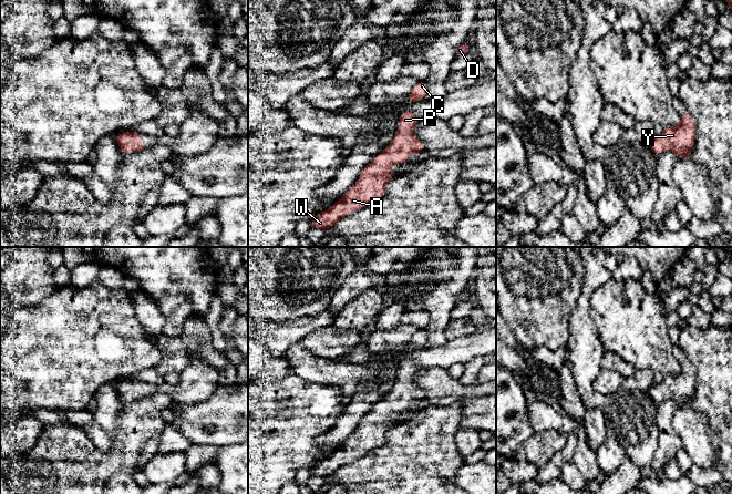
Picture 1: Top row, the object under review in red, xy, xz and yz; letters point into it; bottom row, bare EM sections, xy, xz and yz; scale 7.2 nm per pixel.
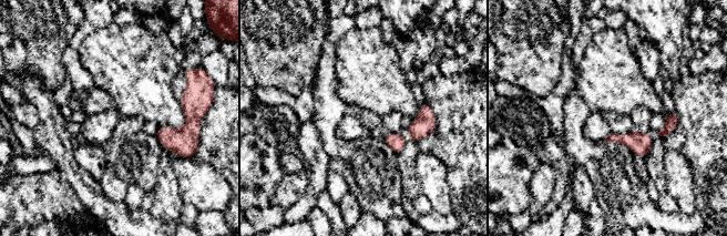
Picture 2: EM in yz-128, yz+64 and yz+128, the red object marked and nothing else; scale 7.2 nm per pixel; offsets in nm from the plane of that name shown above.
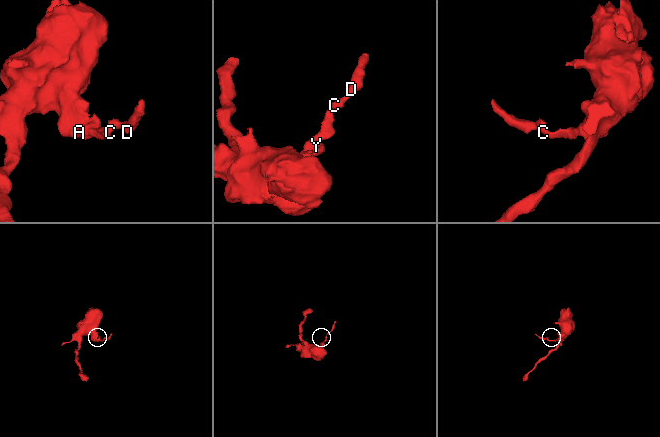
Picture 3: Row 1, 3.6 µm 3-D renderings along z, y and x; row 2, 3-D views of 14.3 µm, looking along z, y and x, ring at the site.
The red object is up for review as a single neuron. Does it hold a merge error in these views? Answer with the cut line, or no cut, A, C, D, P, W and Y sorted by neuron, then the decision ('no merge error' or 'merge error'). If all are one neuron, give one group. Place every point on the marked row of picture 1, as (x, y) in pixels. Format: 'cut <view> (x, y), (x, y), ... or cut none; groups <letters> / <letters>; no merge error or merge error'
cut none; groups A C D P W Y; no merge error

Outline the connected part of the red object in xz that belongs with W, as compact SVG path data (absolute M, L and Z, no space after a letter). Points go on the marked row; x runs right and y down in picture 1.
M404 111L400 115L393 142L362 168L357 184L331 208L310 219L311 228L328 230L344 216L365 207L373 199L381 198L385 194L388 183L395 176L388 166L405 163L413 153L424 151L424 143L414 135L414 125L420 121L411 111Z

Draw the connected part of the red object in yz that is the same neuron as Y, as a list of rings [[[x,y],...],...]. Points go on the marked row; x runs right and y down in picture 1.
[[[682,112],[680,117],[680,125],[664,126],[660,136],[648,142],[656,156],[659,156],[666,150],[672,151],[678,159],[691,156],[695,143],[697,124],[690,112]]]

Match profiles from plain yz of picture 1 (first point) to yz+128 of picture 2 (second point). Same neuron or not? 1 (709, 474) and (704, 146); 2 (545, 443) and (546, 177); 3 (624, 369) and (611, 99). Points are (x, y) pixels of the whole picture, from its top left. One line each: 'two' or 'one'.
1: two
2: one
3: two

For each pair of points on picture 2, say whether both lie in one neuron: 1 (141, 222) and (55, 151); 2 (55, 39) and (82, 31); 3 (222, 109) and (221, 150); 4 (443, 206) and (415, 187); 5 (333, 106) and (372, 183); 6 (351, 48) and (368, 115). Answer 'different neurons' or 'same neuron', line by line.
1: same neuron
2: different neurons
3: same neuron
4: different neurons
5: same neuron
6: different neurons

